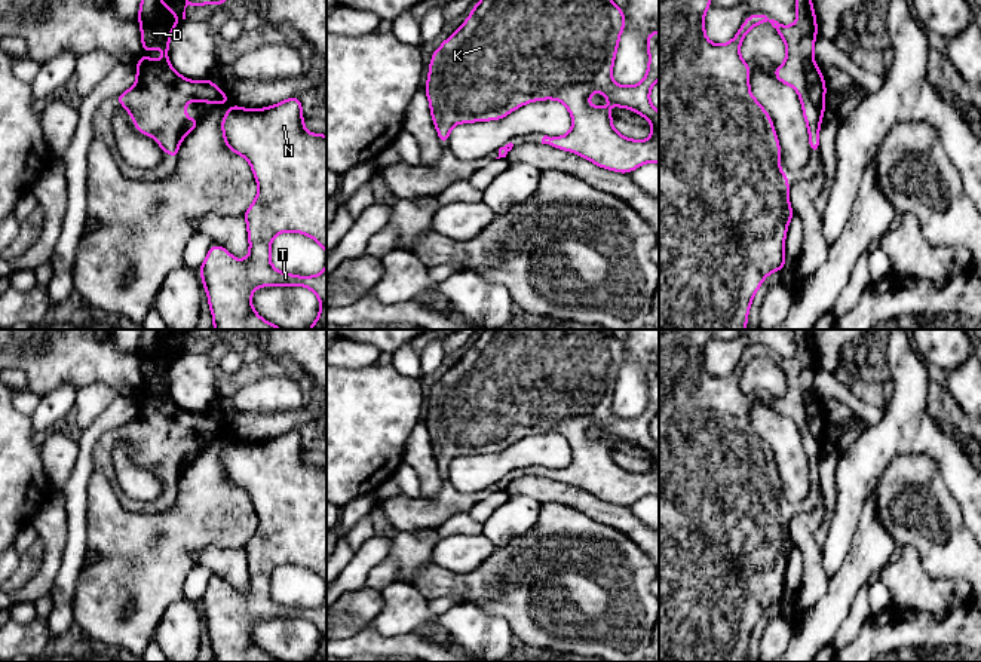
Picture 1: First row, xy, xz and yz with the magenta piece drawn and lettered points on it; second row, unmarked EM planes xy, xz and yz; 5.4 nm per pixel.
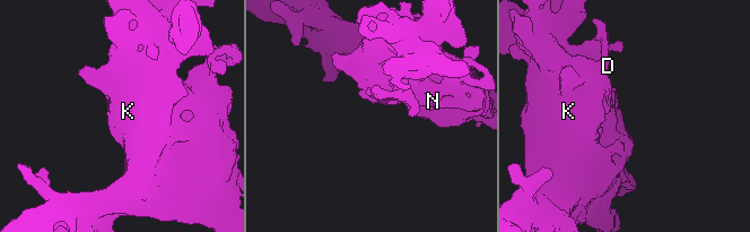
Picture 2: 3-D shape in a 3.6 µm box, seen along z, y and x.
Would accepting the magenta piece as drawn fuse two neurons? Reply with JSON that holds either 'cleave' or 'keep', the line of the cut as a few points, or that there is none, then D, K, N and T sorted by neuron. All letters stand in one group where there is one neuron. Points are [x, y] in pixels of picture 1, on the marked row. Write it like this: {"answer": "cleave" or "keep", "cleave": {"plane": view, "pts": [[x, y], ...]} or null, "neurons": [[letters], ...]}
{"answer": "keep", "cleave": null, "neurons": [["D", "K", "N", "T"]]}

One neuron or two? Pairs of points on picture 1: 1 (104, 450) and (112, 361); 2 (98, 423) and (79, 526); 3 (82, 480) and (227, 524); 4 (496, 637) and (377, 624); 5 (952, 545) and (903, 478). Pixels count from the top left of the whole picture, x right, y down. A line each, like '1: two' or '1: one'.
1: two
2: one
3: two
4: one
5: one

